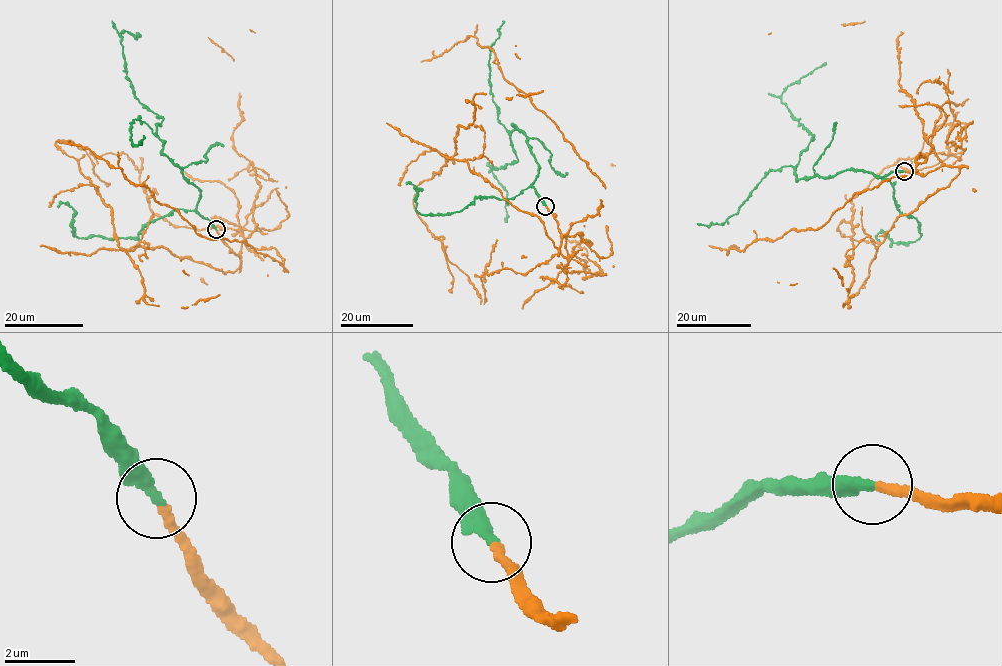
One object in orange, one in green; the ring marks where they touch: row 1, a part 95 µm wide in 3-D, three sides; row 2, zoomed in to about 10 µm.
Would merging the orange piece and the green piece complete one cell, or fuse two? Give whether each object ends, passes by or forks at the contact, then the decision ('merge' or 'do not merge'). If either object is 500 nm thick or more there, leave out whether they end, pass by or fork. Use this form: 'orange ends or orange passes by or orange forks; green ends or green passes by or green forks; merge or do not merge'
orange ends; green ends; merge

